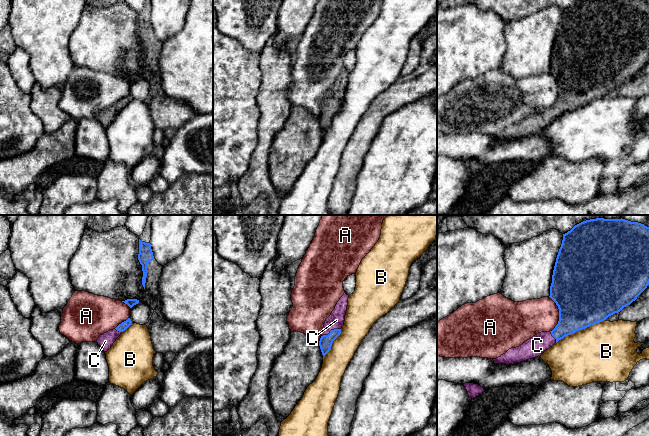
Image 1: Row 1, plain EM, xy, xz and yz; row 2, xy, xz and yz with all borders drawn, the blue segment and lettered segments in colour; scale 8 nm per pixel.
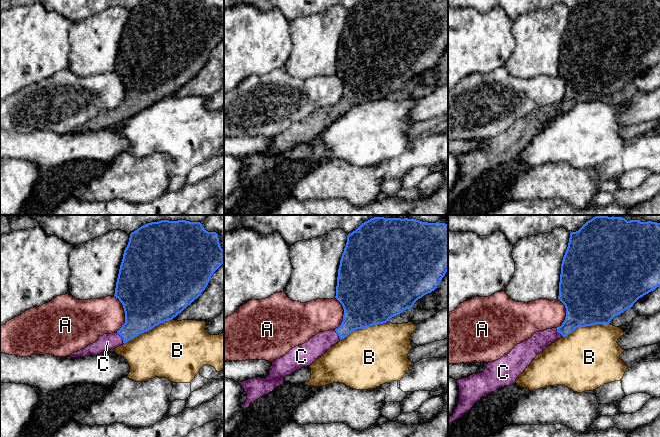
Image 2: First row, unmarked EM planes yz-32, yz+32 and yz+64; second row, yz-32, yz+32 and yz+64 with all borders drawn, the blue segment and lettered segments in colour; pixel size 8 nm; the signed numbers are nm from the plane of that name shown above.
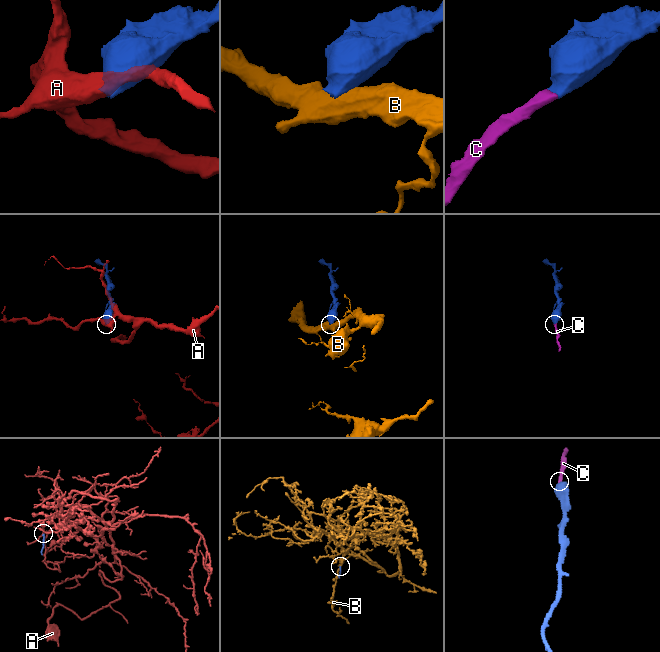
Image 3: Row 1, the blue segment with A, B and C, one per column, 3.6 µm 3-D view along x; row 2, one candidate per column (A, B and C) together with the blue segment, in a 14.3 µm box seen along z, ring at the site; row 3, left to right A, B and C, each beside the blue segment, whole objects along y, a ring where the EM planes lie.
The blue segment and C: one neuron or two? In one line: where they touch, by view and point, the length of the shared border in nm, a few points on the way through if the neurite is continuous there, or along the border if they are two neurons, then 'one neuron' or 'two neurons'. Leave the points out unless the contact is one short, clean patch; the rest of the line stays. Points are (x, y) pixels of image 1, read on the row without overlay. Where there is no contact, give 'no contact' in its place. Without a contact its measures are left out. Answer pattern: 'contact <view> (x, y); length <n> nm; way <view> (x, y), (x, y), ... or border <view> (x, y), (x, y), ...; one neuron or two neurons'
contact xz (331, 106); length 170 nm; way xz (325, 119), (331, 106), (336, 96); one neuron

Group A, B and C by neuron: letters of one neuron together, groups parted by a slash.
A / B / C

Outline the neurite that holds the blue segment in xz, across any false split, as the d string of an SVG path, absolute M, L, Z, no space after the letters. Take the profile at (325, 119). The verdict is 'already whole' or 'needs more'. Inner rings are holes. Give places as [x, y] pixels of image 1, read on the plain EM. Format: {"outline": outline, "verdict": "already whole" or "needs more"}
{"outline": "M344 69L344 71L337 78L335 85L324 99L322 112L319 117L319 122L323 132L325 132L330 127L333 117L341 109L341 104L345 97L348 74L349 71Z", "verdict": "needs more"}

